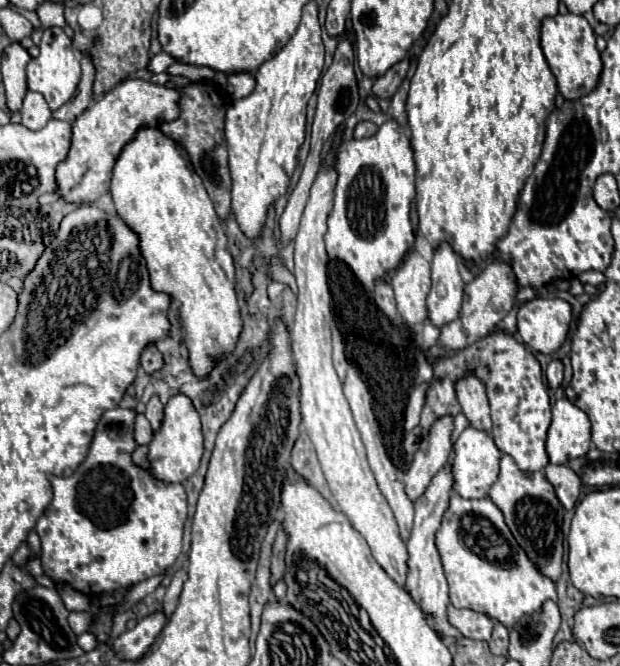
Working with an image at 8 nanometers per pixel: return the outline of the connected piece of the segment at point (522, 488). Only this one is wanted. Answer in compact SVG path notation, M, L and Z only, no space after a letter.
M503 455L501 457L501 473L495 485L489 491L489 497L493 503L501 509L507 527L511 529L513 537L521 545L521 549L533 559L533 565L541 575L547 579L553 579L553 583L559 581L561 577L561 557L563 557L563 513L565 509L561 507L553 485L547 481L543 471L527 473L517 467L513 457Z

